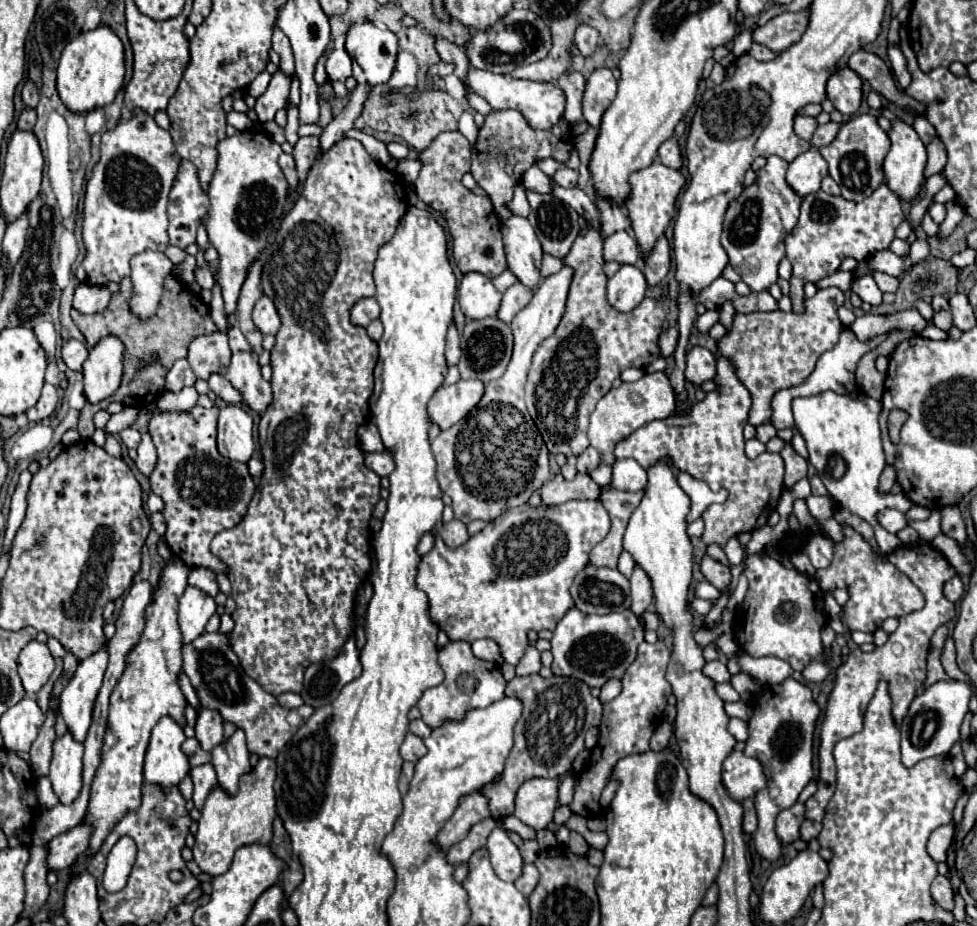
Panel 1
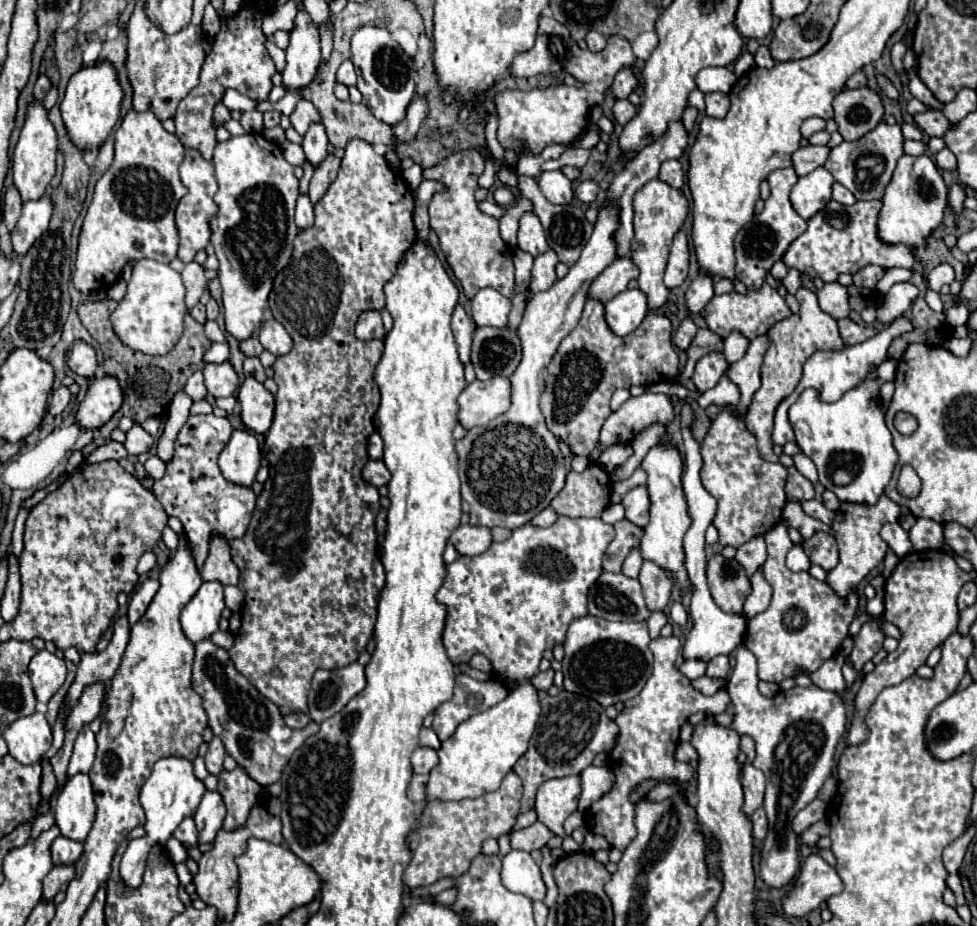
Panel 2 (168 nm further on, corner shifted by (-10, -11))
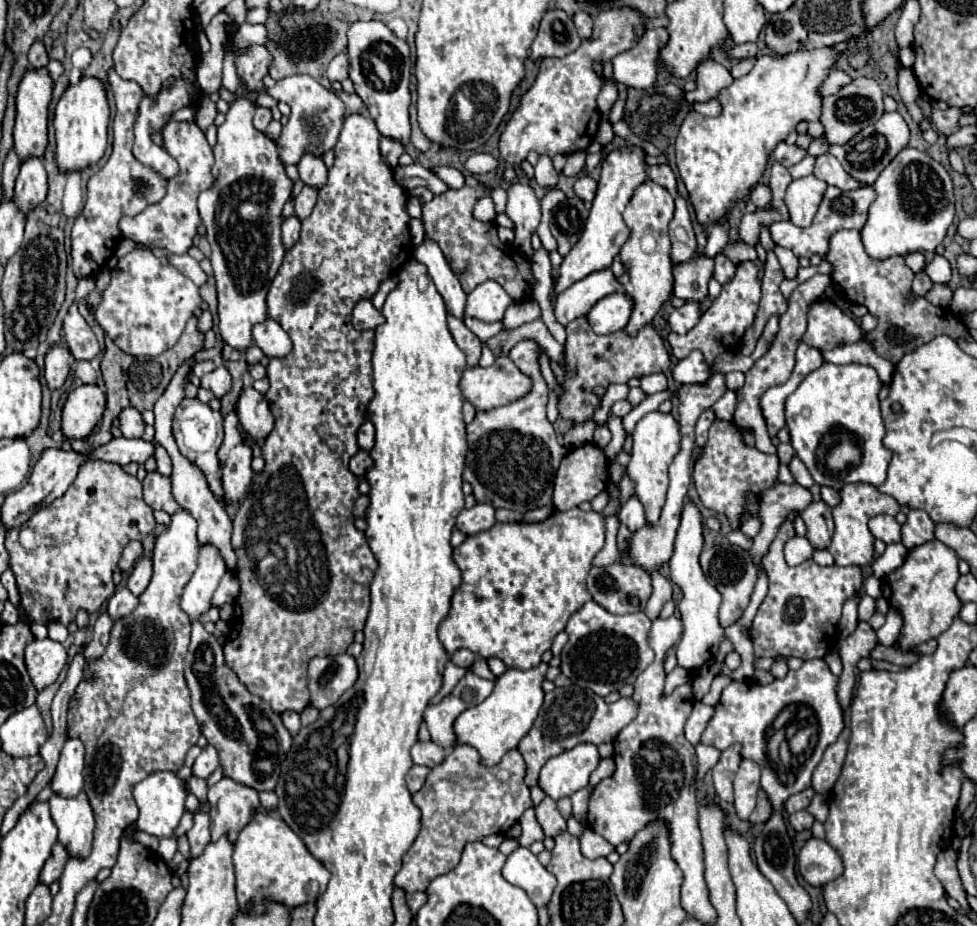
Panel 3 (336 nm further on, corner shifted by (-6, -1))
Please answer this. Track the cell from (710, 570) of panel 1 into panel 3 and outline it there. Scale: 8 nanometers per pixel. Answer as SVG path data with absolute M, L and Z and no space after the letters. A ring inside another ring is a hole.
M728 542L714 544L712 548L708 548L700 554L700 566L702 566L702 572L704 572L706 580L710 584L714 584L716 590L724 598L722 606L720 606L720 624L722 624L722 628L728 628L728 626L736 624L740 620L740 616L744 614L744 608L748 606L750 594L756 586L756 566L752 562L750 552L746 552L738 546L732 546Z

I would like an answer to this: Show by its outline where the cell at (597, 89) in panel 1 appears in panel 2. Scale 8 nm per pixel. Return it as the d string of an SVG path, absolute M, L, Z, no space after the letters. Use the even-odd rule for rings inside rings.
M622 68L622 70L616 74L616 78L614 78L612 96L614 96L616 100L628 98L628 94L630 94L632 88L634 88L634 84L636 84L636 78L634 78L632 70L630 70L630 68Z

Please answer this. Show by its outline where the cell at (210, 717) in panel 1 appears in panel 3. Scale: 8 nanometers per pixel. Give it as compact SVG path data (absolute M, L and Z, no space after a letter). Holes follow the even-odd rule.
M206 746L202 750L202 754L194 760L194 766L192 766L192 776L198 776L198 778L208 778L216 768L220 766L218 762L218 754L212 746Z

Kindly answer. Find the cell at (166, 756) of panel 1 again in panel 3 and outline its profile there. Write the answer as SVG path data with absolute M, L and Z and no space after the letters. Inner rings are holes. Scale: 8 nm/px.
M154 772L148 778L144 778L142 782L136 784L134 788L134 800L140 808L140 816L136 820L138 828L142 832L150 832L152 836L158 838L160 846L158 846L158 854L162 856L162 860L170 862L174 852L176 852L176 838L174 838L174 830L184 814L184 800L186 800L186 790L182 786L182 780L176 776L176 772Z

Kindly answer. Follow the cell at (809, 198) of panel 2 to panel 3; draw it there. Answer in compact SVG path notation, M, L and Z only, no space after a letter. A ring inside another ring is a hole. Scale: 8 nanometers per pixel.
M814 174L790 182L790 186L786 190L784 204L788 206L792 224L796 224L800 228L806 228L812 224L812 218L820 206L826 186L828 184L818 180Z

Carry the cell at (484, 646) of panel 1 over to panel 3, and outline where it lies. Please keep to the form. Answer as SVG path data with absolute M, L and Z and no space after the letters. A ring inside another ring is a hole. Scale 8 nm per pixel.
M458 650L452 654L452 662L462 668L470 668L474 664L474 660L476 660L476 656L470 650Z

